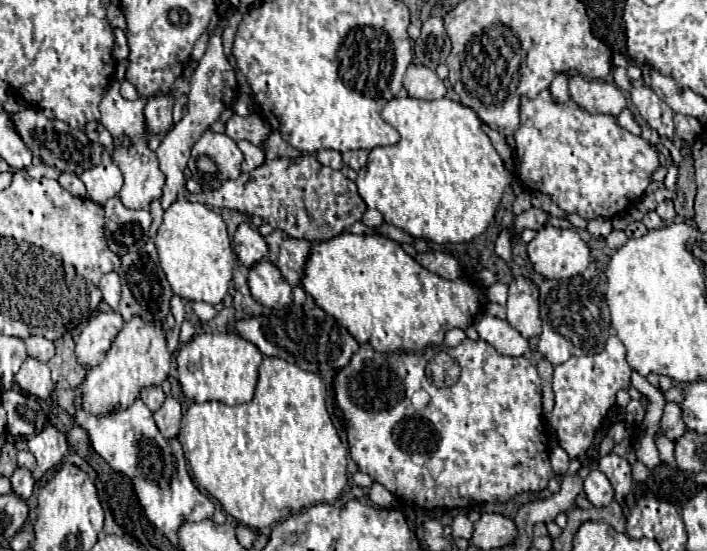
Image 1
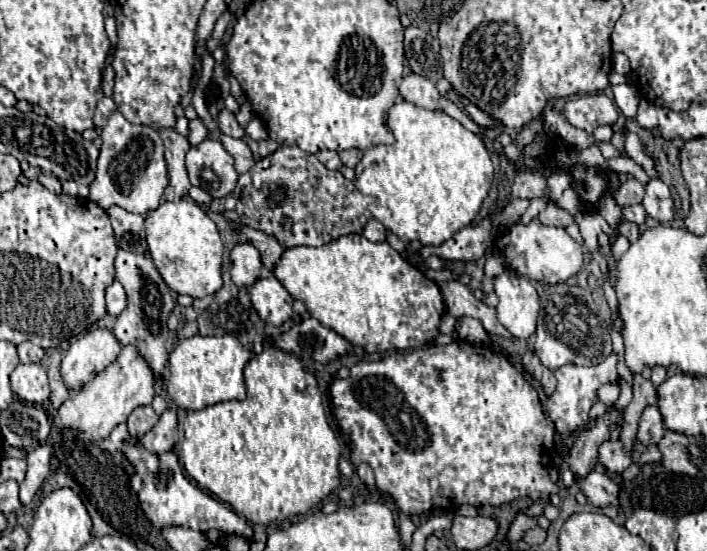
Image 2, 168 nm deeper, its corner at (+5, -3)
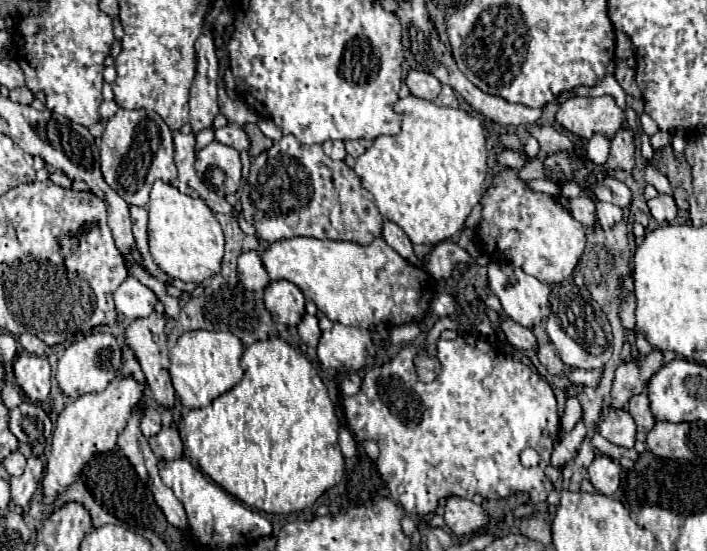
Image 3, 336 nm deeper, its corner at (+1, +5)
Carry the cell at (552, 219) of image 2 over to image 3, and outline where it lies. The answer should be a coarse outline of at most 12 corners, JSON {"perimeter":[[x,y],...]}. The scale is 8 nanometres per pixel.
{"perimeter":[[589,196],[569,200],[567,208],[583,226],[595,226],[595,202]]}

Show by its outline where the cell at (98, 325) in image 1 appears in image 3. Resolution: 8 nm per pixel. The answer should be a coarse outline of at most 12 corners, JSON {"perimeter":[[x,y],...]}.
{"perimeter":[[109,332],[71,344],[57,364],[65,396],[103,392],[119,376]]}

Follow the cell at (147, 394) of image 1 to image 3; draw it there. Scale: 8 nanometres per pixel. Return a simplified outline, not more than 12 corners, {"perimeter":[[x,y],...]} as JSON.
{"perimeter":[[143,408],[141,430],[147,438],[161,430],[161,414]]}

